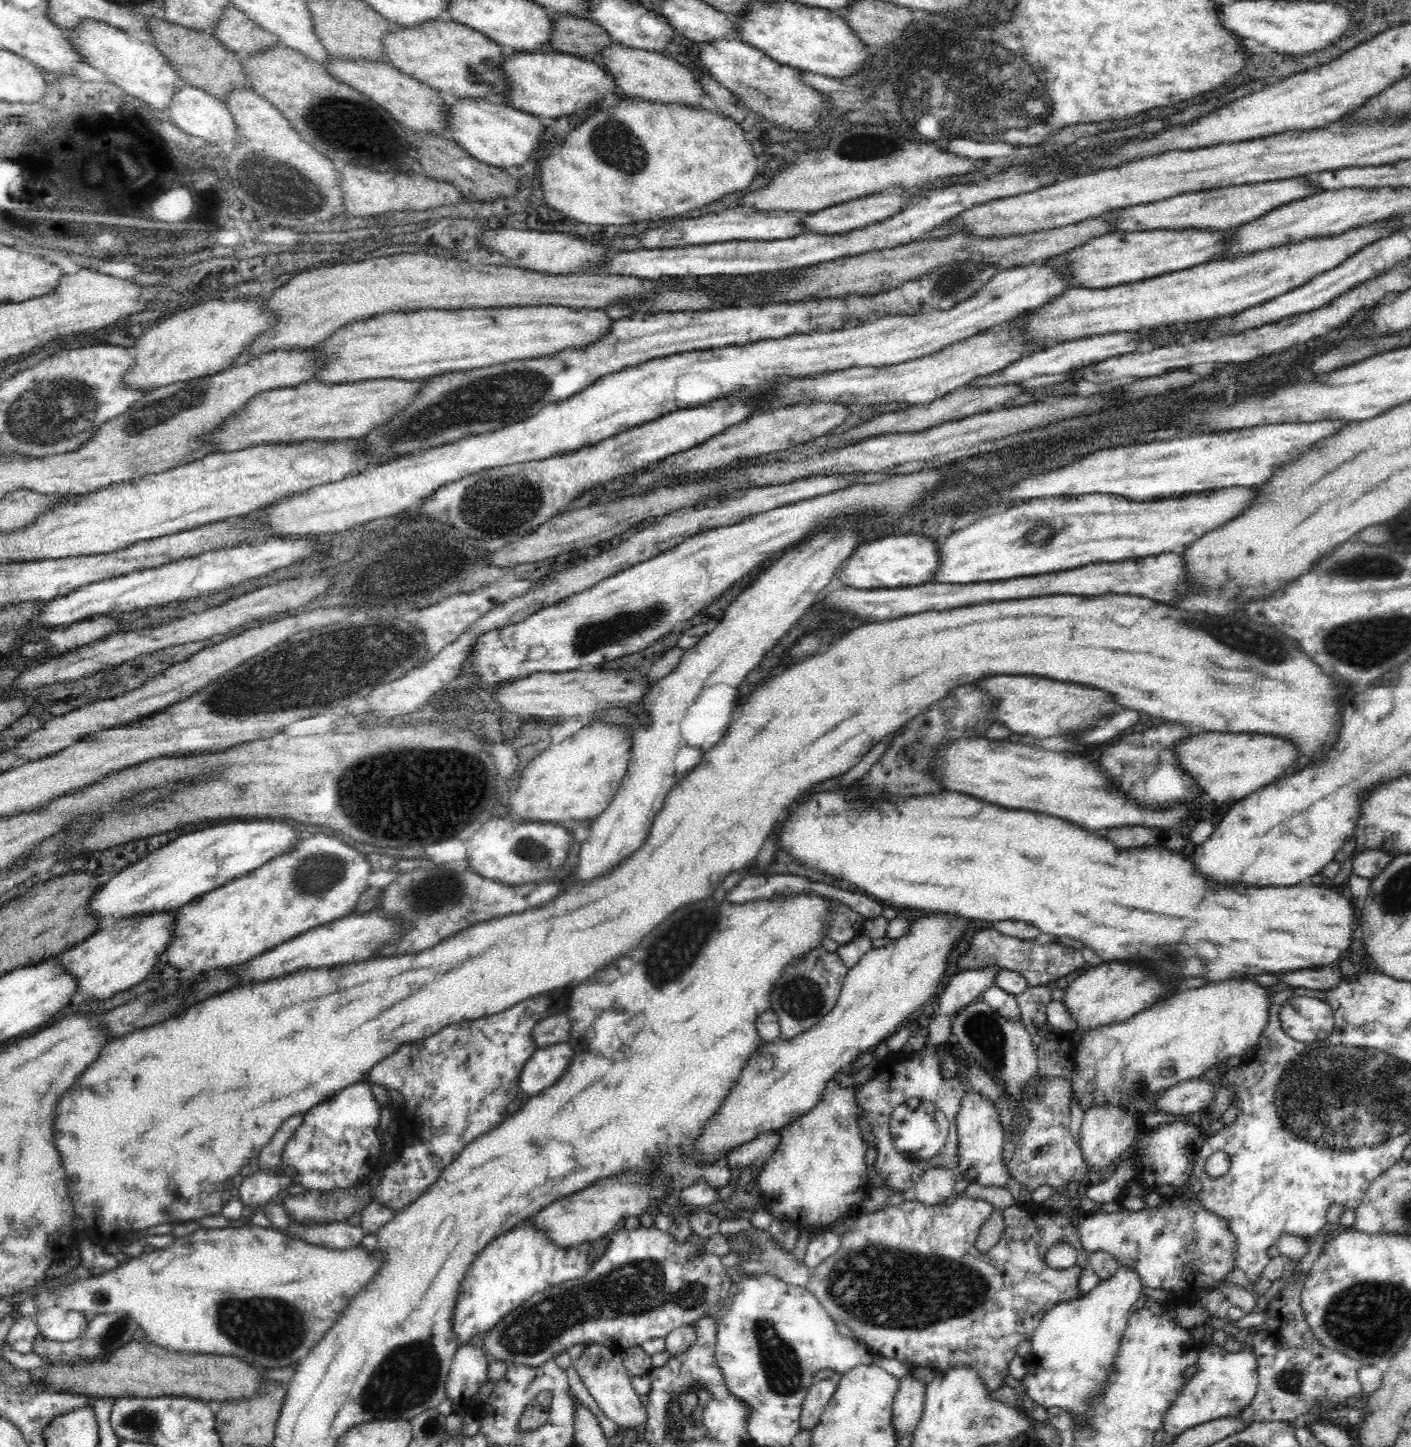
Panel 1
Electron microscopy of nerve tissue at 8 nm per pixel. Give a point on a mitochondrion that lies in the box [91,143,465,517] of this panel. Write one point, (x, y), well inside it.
(152, 414)

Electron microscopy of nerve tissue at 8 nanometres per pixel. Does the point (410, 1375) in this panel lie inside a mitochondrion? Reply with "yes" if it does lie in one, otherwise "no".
yes

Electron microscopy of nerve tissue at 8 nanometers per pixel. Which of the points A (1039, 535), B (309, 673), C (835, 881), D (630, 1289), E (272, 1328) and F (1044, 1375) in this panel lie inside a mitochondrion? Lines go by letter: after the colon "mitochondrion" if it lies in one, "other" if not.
A: mitochondrion
B: mitochondrion
C: other
D: mitochondrion
E: mitochondrion
F: other

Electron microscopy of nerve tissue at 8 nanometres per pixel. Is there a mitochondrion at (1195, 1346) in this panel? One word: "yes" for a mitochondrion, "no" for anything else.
no

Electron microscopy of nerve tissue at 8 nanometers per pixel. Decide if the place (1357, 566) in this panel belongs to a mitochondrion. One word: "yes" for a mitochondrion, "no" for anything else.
yes

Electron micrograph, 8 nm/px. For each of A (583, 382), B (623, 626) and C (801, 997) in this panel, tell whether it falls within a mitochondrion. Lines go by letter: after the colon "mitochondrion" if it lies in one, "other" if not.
A: other
B: mitochondrion
C: mitochondrion

